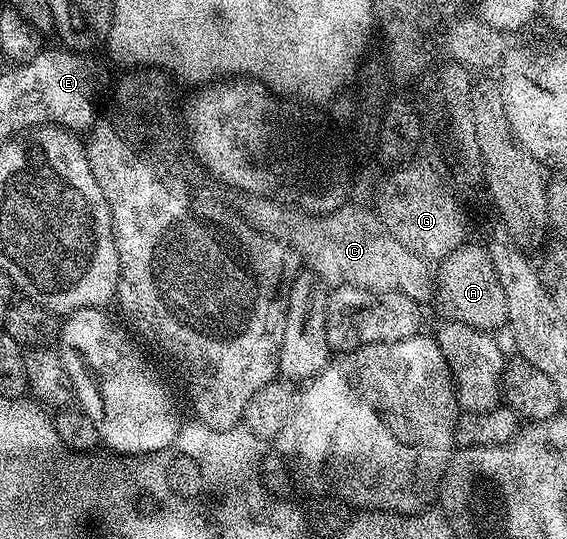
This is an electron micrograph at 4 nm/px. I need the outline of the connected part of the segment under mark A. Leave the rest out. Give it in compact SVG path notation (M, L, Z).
M465 241L448 257L438 262L434 276L433 301L448 322L472 326L479 331L490 333L503 329L507 324L508 309L504 286L493 269L492 259L486 246Z

